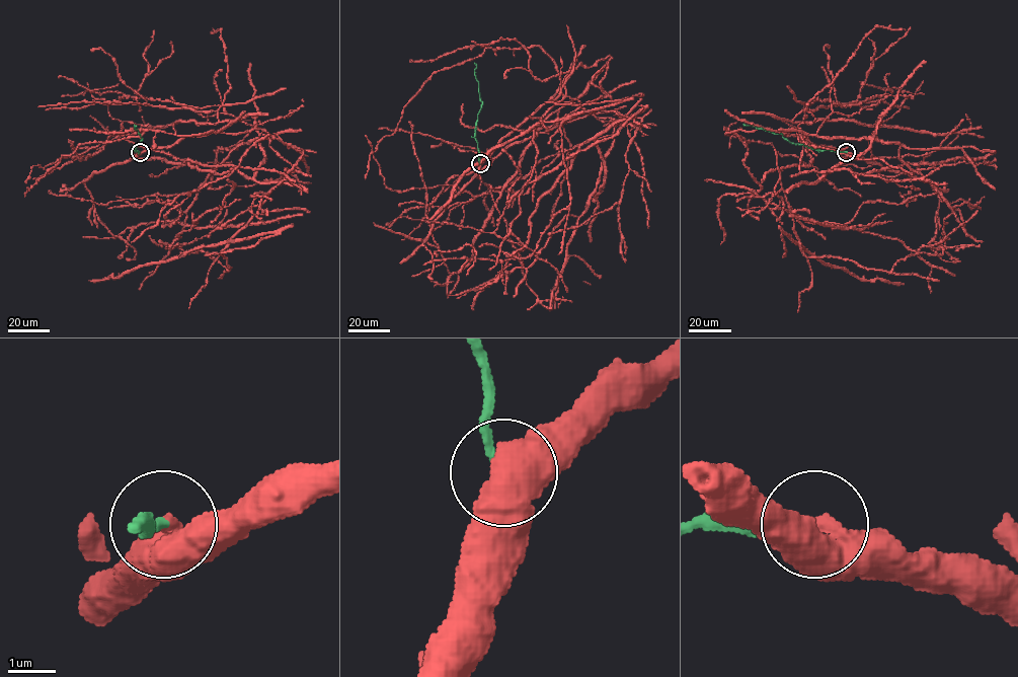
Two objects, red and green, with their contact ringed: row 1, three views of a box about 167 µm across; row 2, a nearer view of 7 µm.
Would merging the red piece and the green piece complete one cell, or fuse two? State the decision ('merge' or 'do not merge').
do not merge

